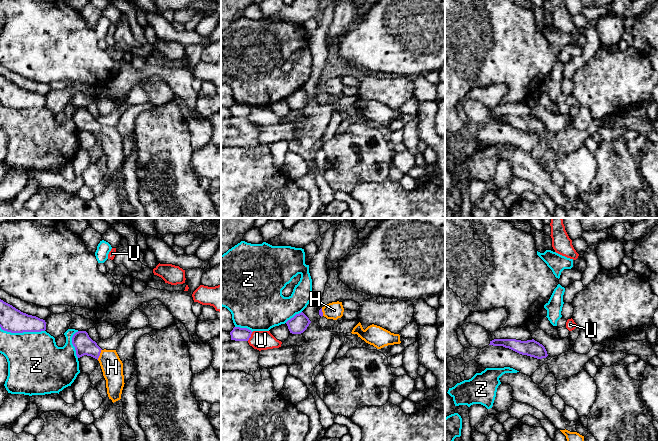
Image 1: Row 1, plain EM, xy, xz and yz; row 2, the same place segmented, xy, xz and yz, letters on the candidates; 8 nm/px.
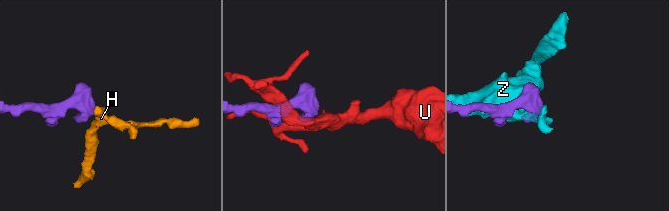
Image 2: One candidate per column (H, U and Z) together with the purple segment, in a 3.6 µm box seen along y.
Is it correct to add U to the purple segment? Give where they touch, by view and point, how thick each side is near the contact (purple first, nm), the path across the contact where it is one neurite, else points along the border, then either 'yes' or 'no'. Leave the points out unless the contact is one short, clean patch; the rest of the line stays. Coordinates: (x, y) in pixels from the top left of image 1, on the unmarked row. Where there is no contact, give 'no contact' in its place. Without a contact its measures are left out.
meets purple in xz at (250, 112); 110 nm thick on the purple side, 160 nm on the other; border along xz (252, 108), (247, 116); no

